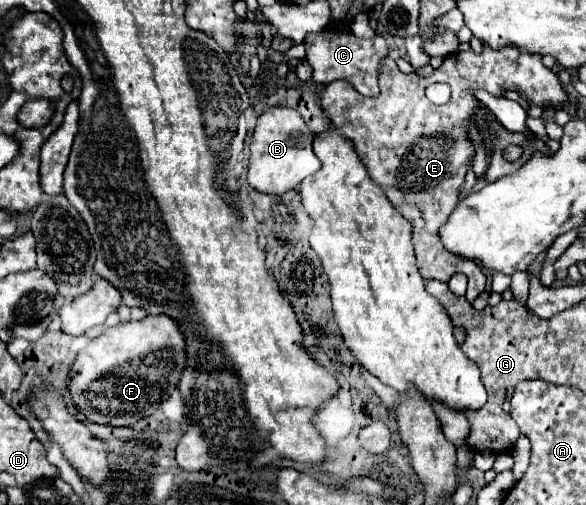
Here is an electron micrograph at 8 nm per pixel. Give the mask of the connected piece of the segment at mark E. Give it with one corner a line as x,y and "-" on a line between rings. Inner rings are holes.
471,49
457,51
453,55
447,55
443,65
439,69
435,69
431,77
419,77
417,73
405,75
399,71
395,61
391,57
387,57
387,61
383,63
383,69
379,71
379,87
381,87
381,93
377,97
363,97
361,99
361,93
355,91
355,87
351,83
333,81
333,83
325,85
325,89
321,93
321,109
331,119
333,127
353,141
357,155
365,163
373,181
383,189
383,193
403,213
403,217
407,221
411,221
415,255
417,255
417,265
419,265
421,275
425,279
437,279
437,281
447,283
451,279
451,275
465,273
469,279
465,297
469,301
473,301
485,289
487,279
483,277
481,269
471,259
457,257
455,253
451,253
443,247
441,237
439,237
439,227
445,225
447,217
455,211
455,207
459,203
459,187
463,185
467,171
473,165
475,143
469,137
469,125
471,125
473,117
475,117
475,121
477,119
481,121
483,113
487,111
487,107
475,97
475,91
487,91
495,97
503,97
505,91
515,91
521,95
523,101
537,105
541,109
561,107
561,103
567,101
567,93
561,87
557,75
541,63
541,57
531,57
527,53
515,53
515,49
505,49
503,53
483,49
481,55
473,53
-
437,81
447,83
451,87
451,99
443,107
433,105
425,97
425,87
431,83
437,83

